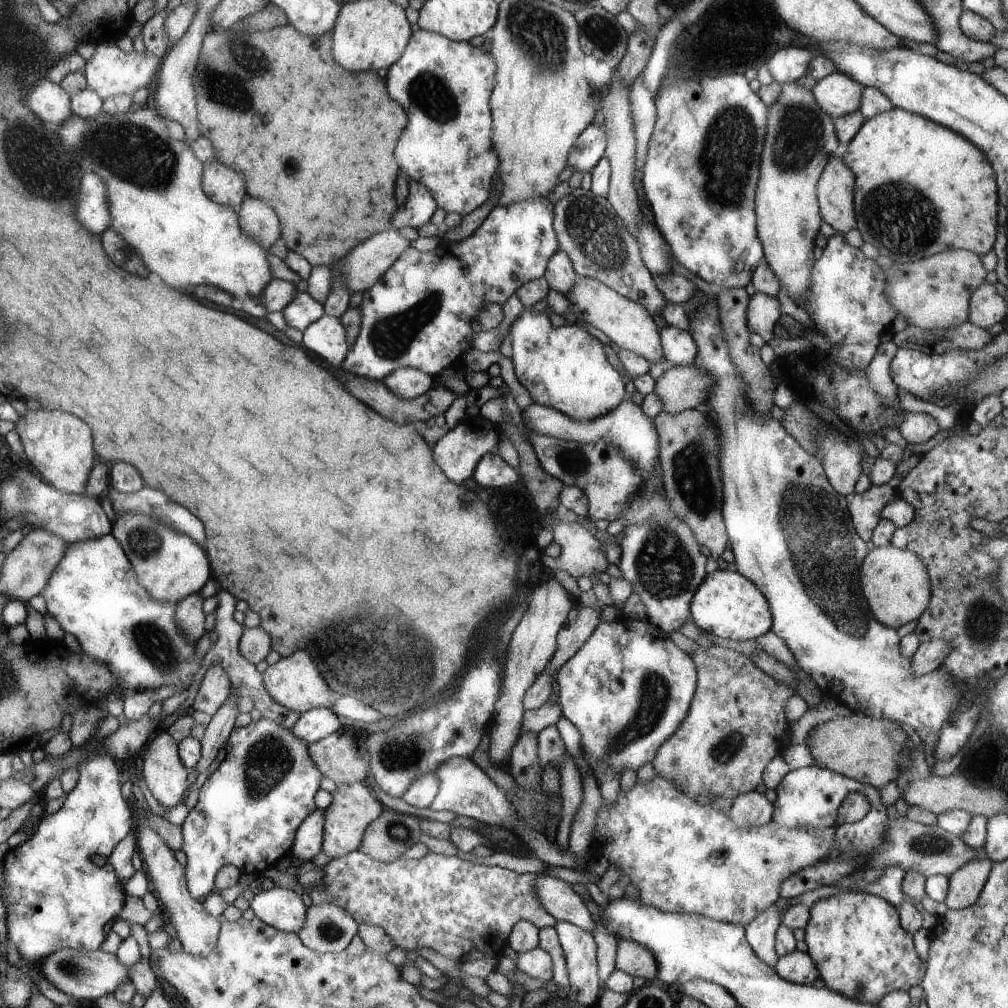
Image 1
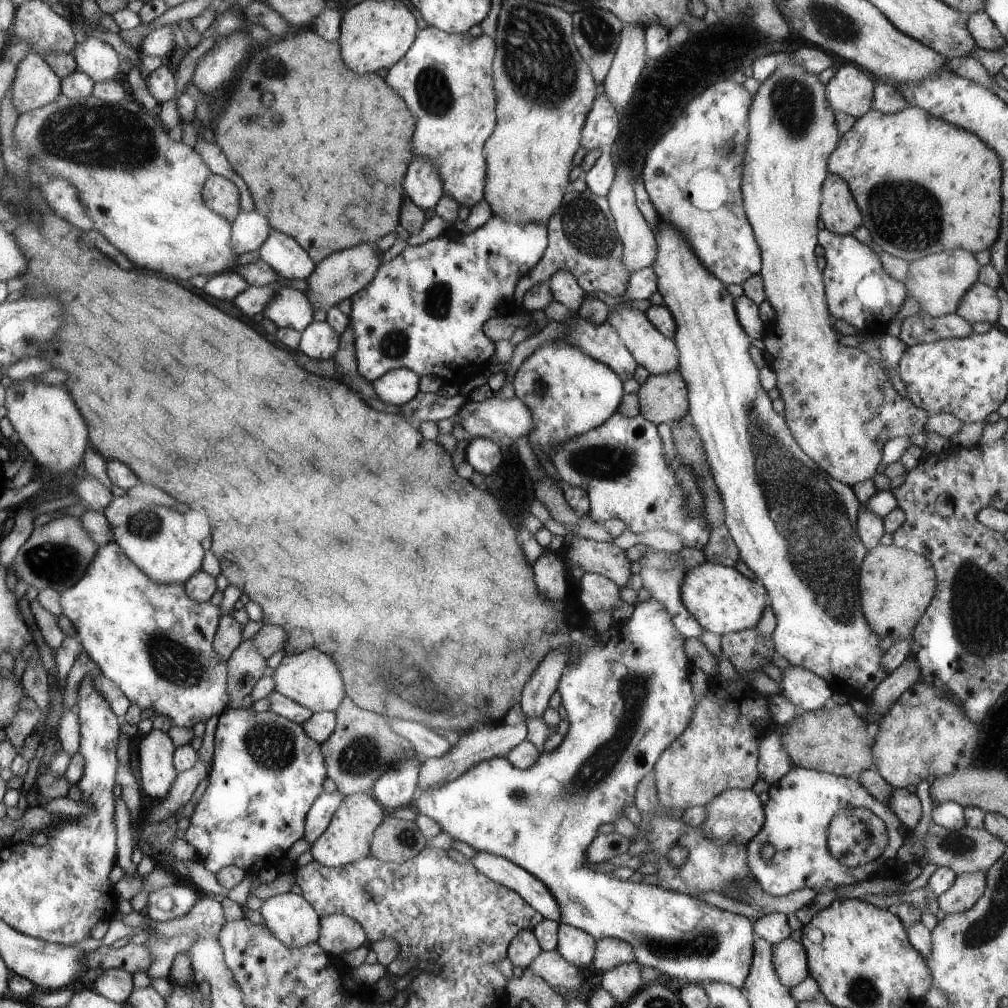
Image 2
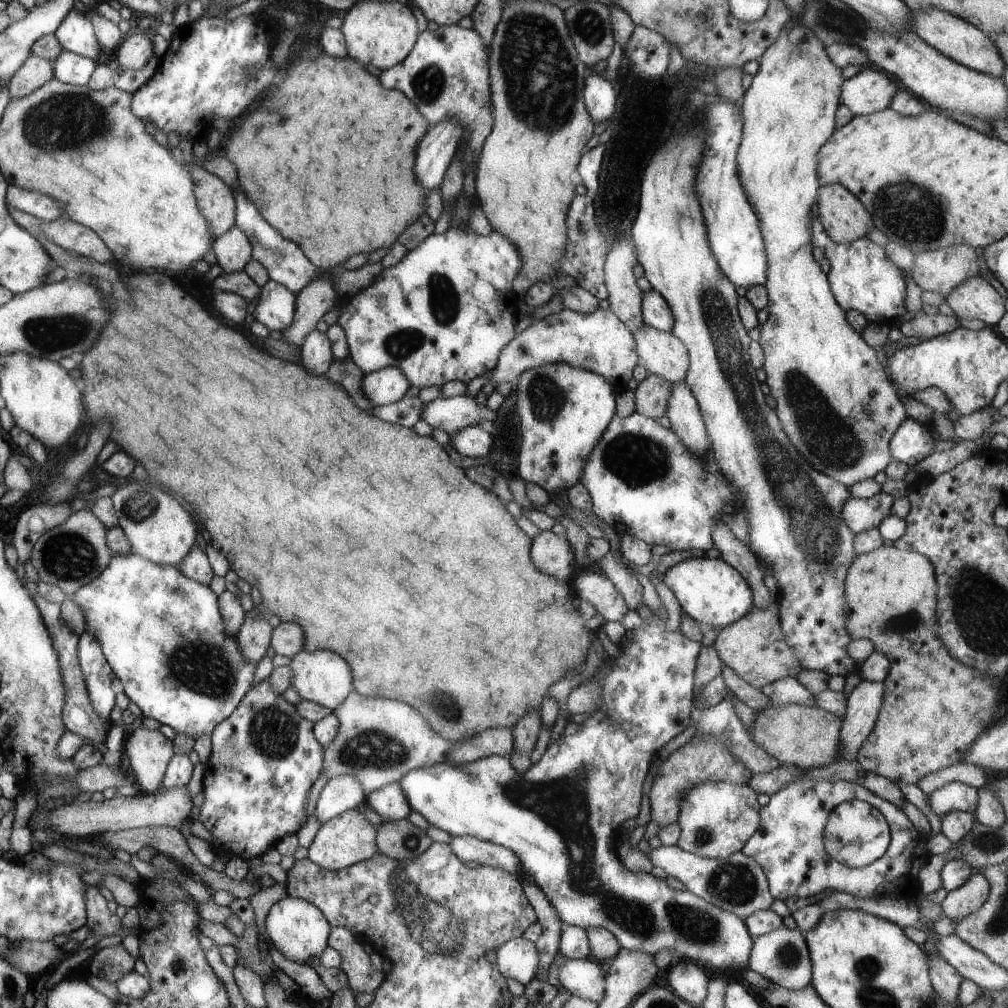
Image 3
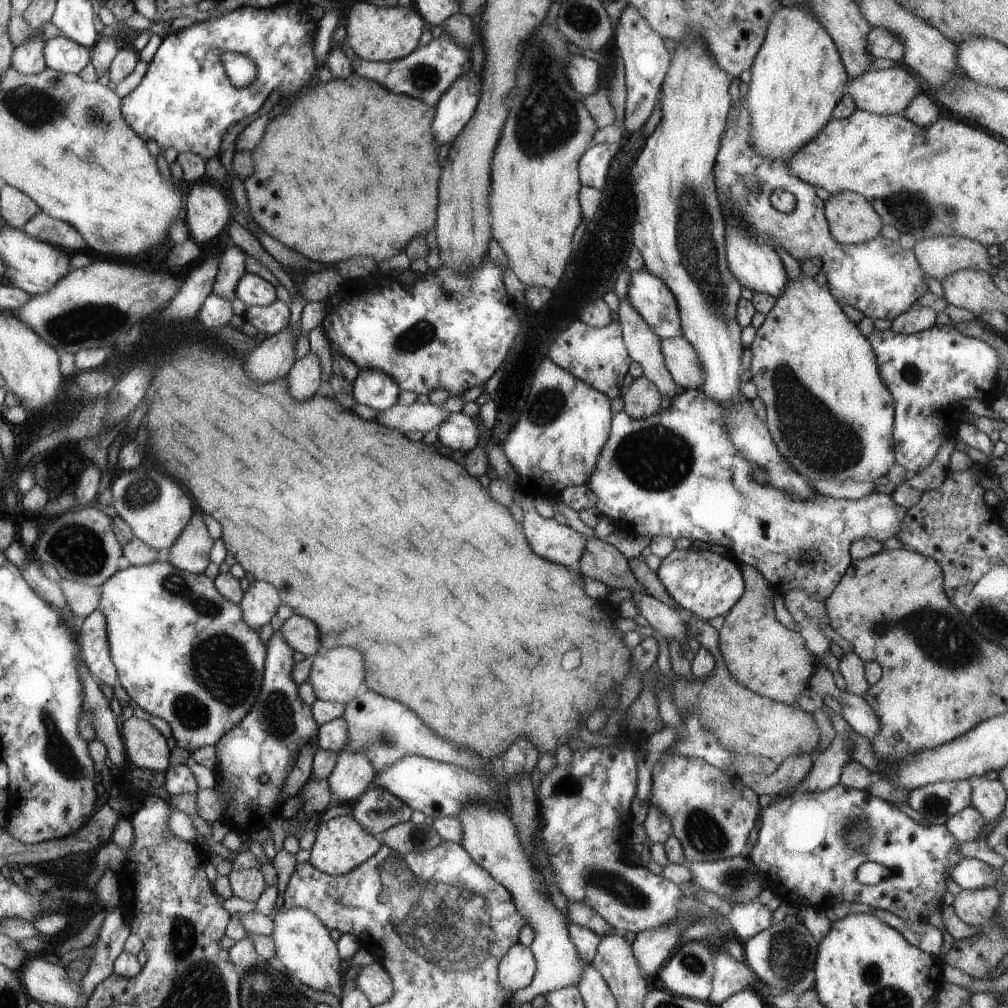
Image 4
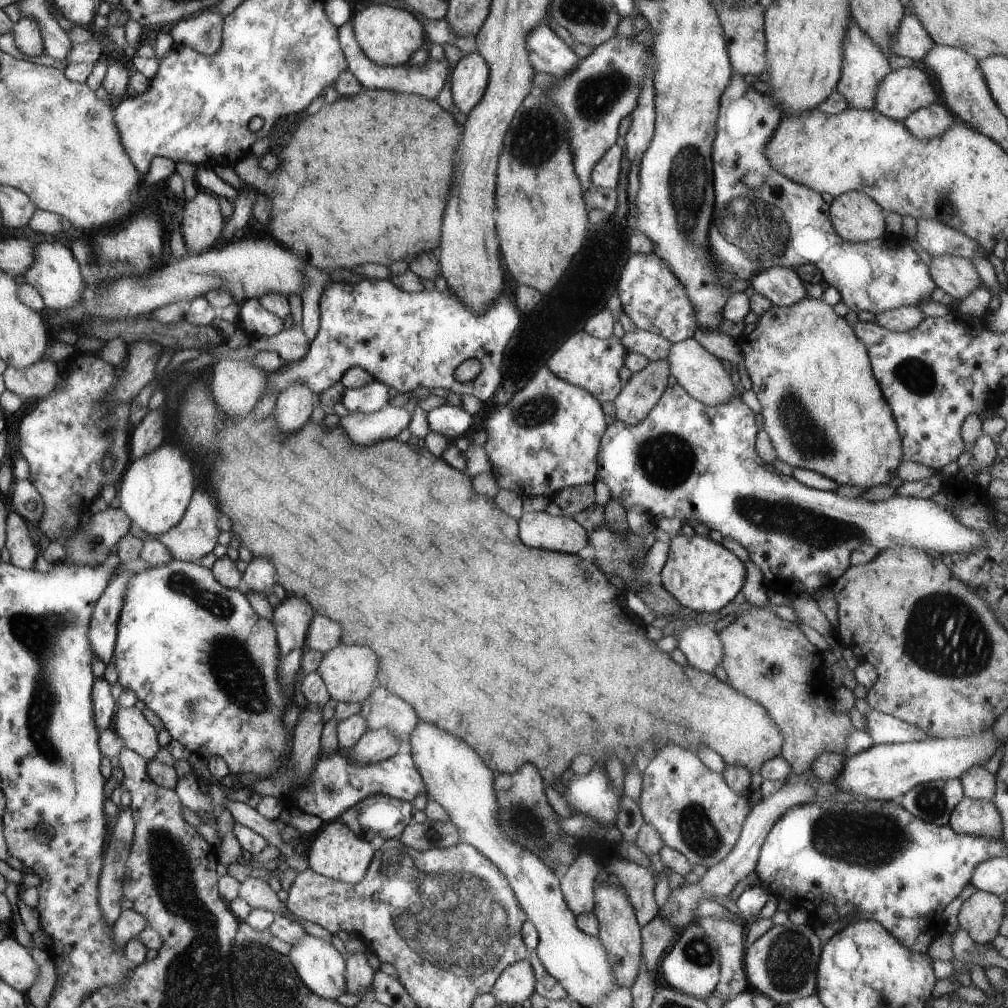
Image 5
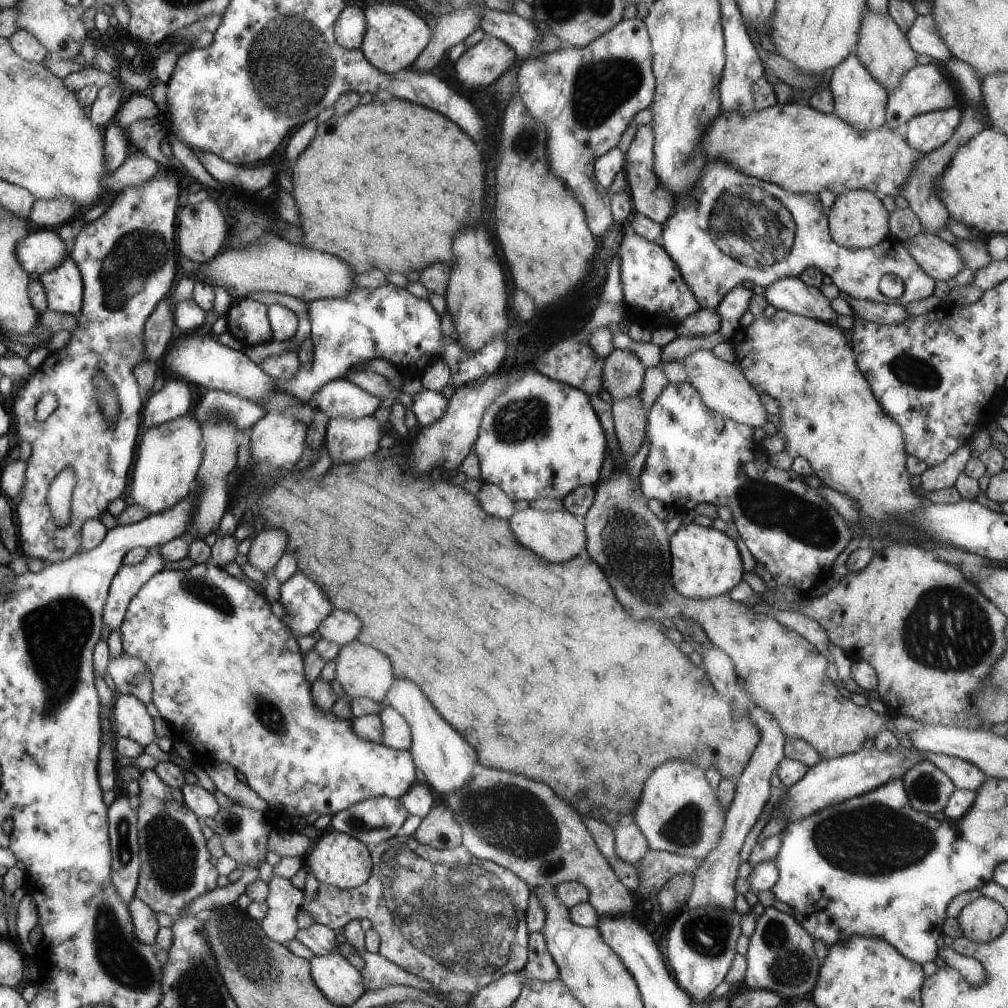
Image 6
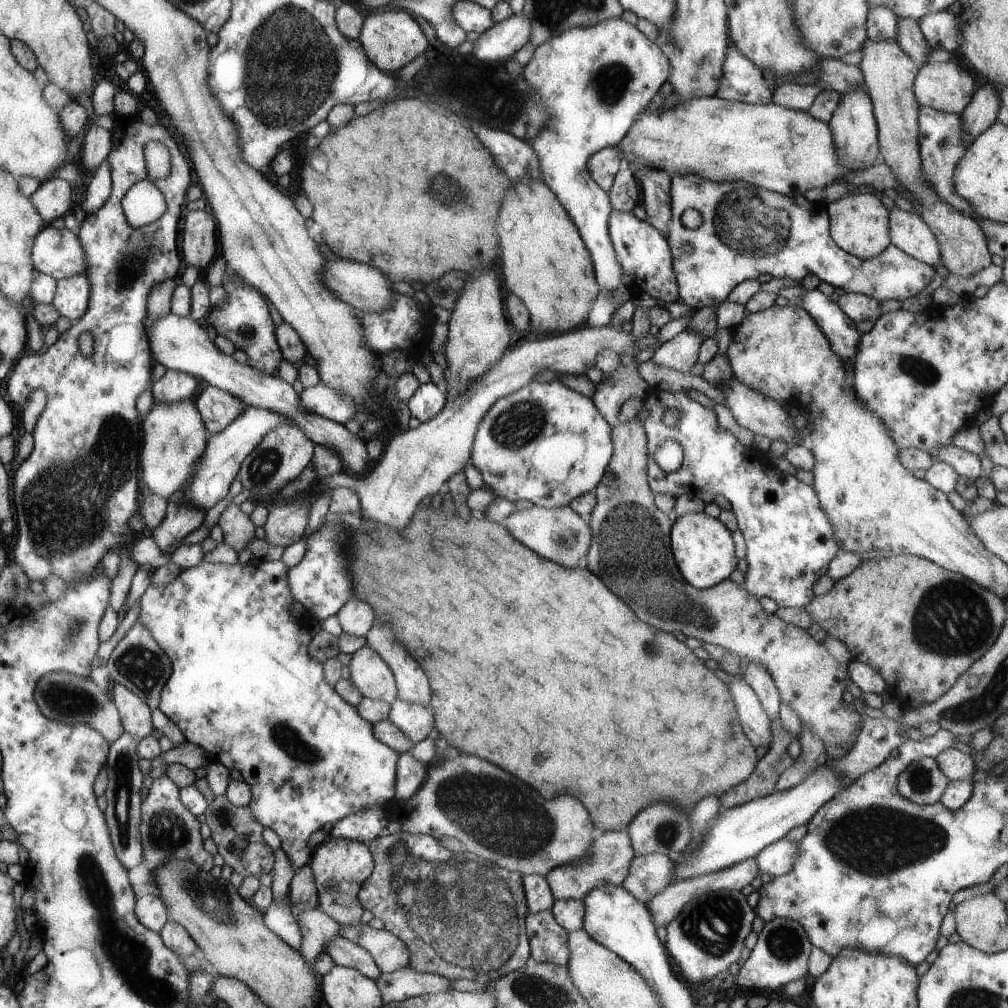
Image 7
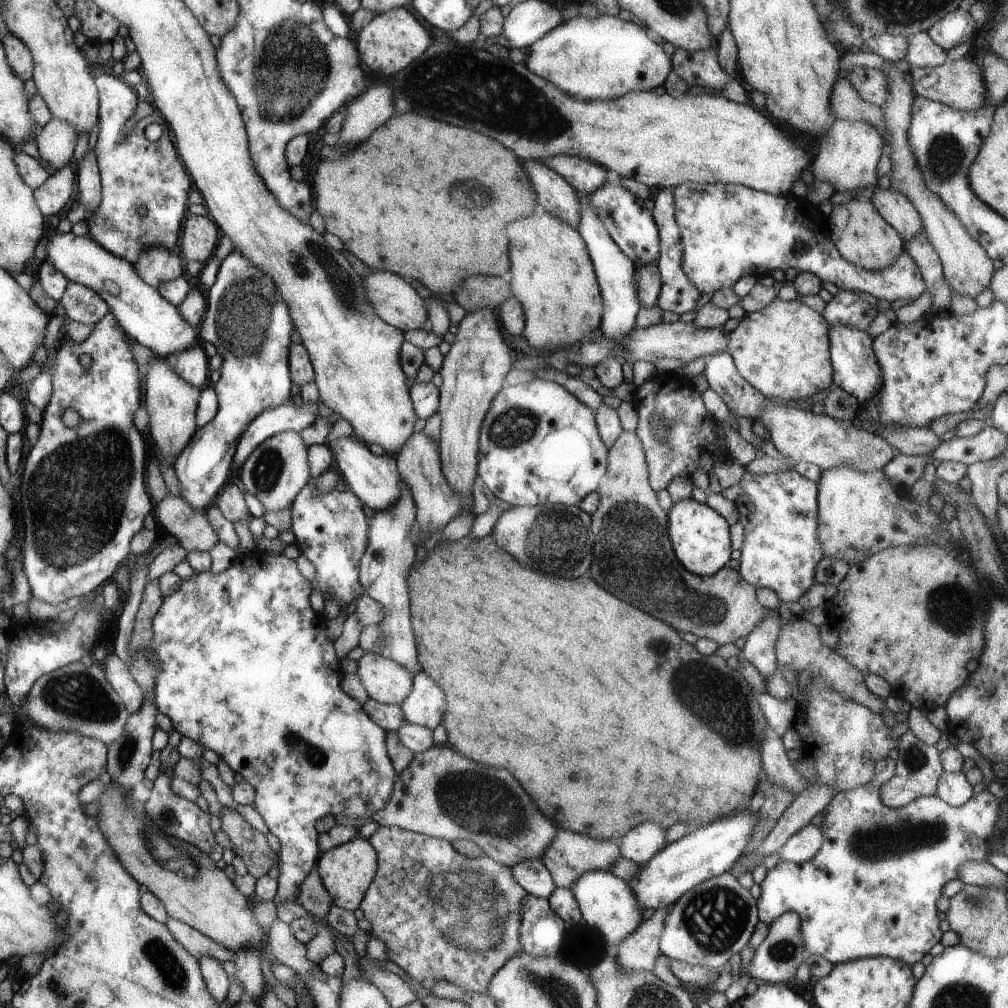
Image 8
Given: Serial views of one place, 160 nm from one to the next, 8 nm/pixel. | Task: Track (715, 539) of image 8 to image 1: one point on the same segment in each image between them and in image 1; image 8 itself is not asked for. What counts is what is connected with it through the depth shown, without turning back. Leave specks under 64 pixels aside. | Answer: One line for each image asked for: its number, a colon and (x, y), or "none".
1: (727, 604)
2: (719, 597)
3: (710, 591)
4: (702, 583)
5: (701, 574)
6: (705, 562)
7: (703, 548)

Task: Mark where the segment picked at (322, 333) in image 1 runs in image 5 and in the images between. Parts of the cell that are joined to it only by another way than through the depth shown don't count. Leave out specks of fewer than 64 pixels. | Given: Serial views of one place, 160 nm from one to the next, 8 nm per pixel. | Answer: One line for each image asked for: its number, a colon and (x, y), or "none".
2: (319, 341)
3: (316, 354)
4: (304, 376)
5: (294, 404)

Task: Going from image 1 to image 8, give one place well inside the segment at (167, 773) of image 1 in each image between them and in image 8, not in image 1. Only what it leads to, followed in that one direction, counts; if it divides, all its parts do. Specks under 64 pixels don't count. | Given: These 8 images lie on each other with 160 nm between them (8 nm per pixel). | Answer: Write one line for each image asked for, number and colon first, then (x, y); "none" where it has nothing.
2: (158, 773)
3: (148, 752)
4: (147, 748)
5: (129, 724)
6: (131, 719)
7: (135, 718)
8: (117, 672)

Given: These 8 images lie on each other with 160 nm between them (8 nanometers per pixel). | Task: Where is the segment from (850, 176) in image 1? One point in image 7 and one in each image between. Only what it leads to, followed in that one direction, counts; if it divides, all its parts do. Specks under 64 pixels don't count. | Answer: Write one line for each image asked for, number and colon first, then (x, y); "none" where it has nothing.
2: (838, 210)
3: (845, 219)
4: (852, 220)
5: (857, 218)
6: (858, 219)
7: (858, 223)

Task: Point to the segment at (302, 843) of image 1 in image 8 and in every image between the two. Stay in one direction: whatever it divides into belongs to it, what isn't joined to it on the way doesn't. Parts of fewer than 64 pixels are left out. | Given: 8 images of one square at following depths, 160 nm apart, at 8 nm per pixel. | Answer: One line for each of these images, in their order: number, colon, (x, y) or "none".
2: (325, 807)
3: (342, 793)
4: (355, 772)
5: (375, 745)
6: (396, 731)
7: (416, 721)
8: (424, 706)

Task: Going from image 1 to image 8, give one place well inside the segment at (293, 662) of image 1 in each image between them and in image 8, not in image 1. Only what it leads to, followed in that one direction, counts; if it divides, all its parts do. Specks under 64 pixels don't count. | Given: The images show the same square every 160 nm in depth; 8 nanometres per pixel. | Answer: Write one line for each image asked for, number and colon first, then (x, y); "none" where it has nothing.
2: (312, 678)
3: (324, 677)
4: (338, 675)
5: (350, 672)
6: (362, 671)
7: (374, 679)
8: (386, 681)

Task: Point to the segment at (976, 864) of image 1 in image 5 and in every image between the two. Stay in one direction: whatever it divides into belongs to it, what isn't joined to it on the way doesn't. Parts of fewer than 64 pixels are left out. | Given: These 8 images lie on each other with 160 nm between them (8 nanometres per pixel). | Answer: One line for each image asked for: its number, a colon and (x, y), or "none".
2: (969, 887)
3: (961, 902)
4: (976, 907)
5: (981, 914)

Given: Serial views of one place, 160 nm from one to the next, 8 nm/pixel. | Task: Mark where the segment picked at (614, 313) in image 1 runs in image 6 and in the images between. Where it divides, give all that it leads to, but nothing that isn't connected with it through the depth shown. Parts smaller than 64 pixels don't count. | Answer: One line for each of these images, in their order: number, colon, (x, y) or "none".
2: (658, 354)
3: (663, 354)
4: (681, 359)
5: (701, 373)
6: (723, 387)

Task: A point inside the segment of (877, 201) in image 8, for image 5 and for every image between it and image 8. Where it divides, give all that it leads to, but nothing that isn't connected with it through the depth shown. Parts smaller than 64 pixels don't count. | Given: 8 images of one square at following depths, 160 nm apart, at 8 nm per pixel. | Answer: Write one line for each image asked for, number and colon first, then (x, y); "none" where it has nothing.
5: (957, 276)
6: (941, 260)
7: (908, 232)

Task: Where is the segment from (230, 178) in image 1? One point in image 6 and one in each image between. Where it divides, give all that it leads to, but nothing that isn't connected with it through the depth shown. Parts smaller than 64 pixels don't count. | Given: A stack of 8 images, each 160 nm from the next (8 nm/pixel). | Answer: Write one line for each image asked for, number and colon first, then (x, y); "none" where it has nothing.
2: (222, 196)
3: (215, 201)
4: (207, 213)
5: (202, 223)
6: (202, 232)

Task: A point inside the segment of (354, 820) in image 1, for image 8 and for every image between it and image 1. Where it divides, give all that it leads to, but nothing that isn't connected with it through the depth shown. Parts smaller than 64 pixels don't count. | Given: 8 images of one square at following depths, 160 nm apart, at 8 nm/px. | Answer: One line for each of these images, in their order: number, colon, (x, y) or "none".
2: (348, 838)
3: (344, 840)
4: (342, 843)
5: (337, 852)
6: (341, 861)
7: (340, 867)
8: (347, 871)

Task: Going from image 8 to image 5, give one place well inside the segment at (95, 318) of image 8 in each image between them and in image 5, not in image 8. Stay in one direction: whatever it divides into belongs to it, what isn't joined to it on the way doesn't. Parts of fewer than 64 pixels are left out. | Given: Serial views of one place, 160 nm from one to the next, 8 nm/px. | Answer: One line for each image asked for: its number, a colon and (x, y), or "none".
5: (56, 273)
6: (64, 286)
7: (73, 295)

